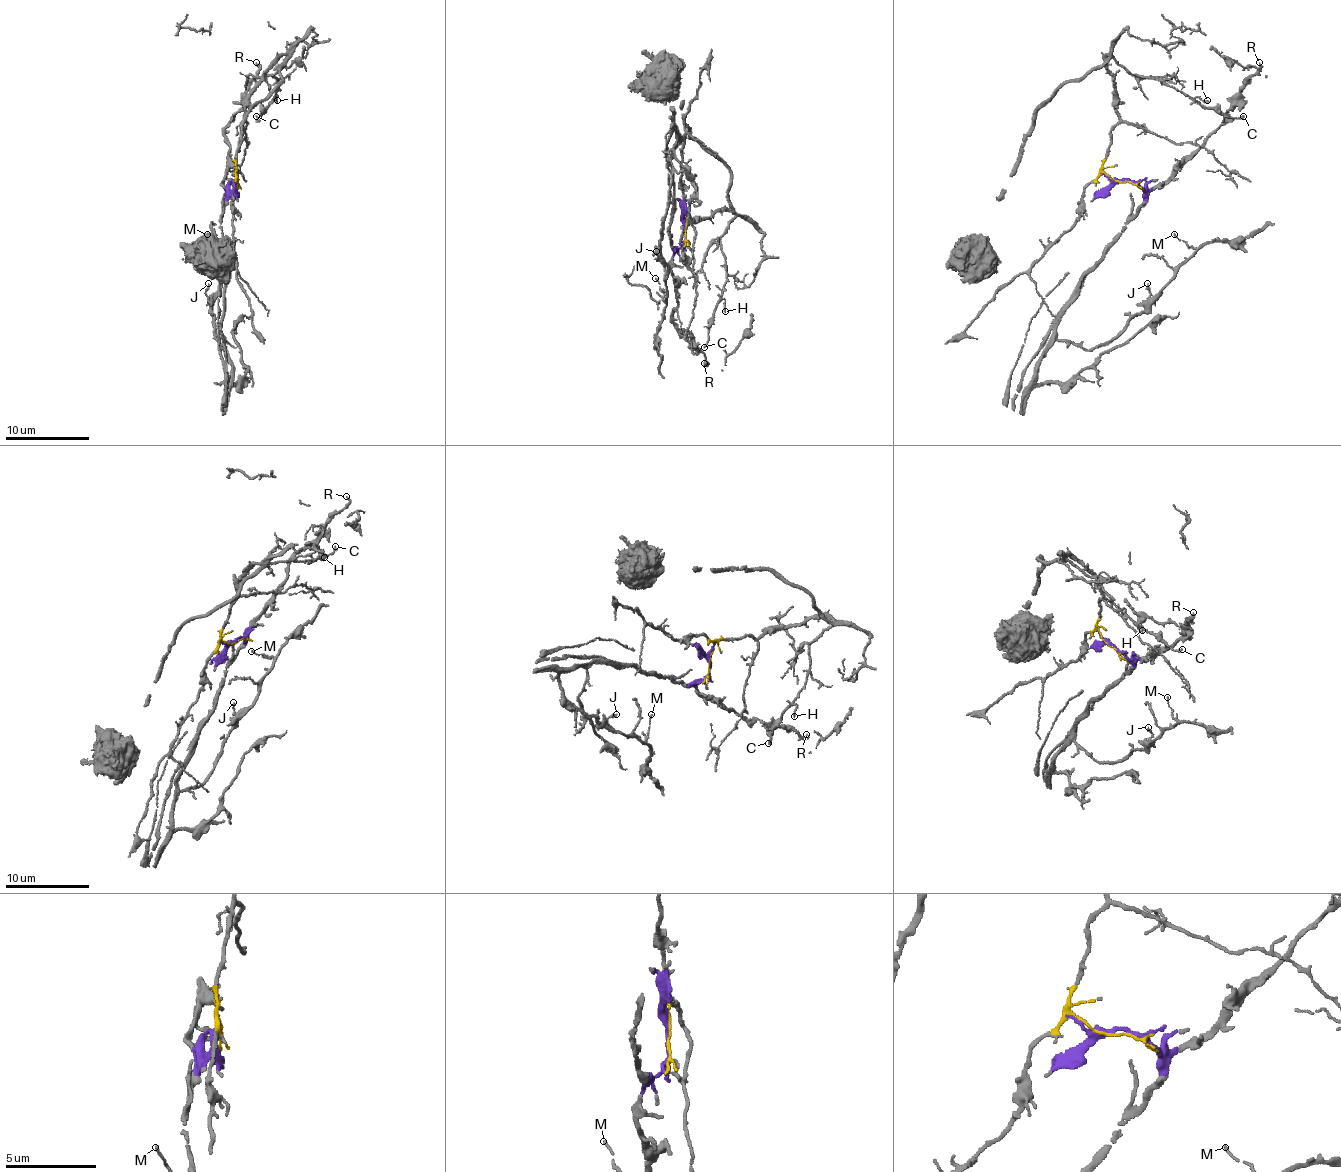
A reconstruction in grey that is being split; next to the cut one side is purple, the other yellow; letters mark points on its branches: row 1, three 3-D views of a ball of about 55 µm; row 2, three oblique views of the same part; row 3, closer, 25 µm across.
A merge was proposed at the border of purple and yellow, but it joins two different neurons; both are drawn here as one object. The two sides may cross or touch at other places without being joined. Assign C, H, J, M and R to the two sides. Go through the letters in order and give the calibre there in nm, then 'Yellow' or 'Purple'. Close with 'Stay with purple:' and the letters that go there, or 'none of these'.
C: Thickness 170 nm. Yellow
H: Thickness 120 nm. Yellow
J: Thickness 200 nm. Purple
M: Thickness 110 nm. Purple
R: Thickness 220 nm. Purple
Stay with purple: J, M, R

